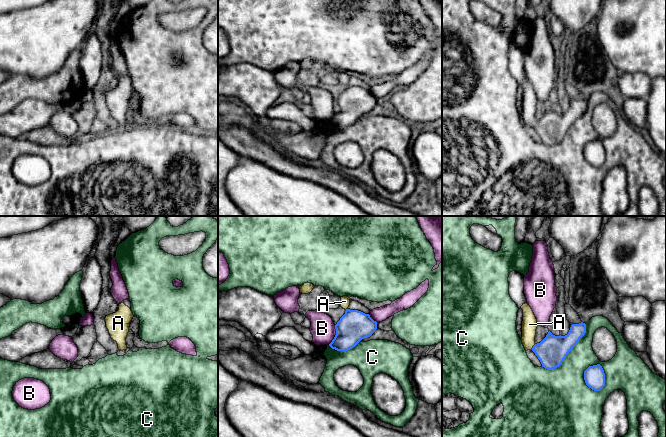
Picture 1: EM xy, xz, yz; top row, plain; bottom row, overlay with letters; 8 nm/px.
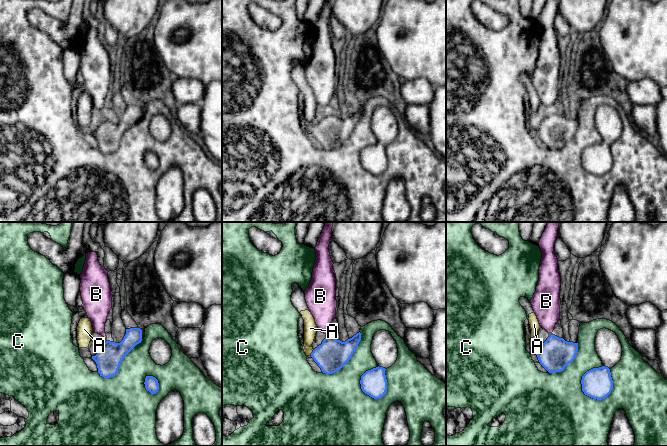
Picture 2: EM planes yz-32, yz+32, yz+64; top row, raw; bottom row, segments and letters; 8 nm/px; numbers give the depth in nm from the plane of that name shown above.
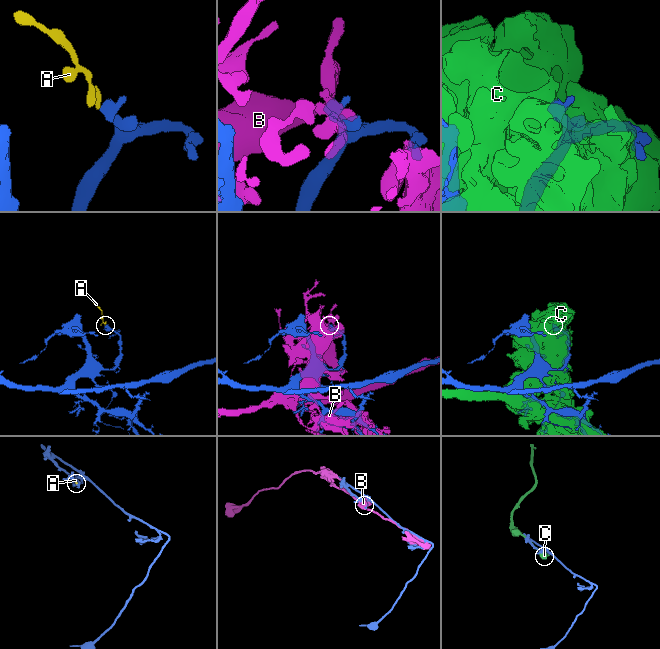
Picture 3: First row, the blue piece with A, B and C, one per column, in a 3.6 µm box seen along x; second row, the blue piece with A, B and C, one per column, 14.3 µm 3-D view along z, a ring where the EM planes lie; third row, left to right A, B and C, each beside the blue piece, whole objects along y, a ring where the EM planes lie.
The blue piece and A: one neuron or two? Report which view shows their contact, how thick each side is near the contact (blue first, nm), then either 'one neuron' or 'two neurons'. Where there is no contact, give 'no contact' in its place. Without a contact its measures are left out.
yz | 240/130 nm | one neuron

